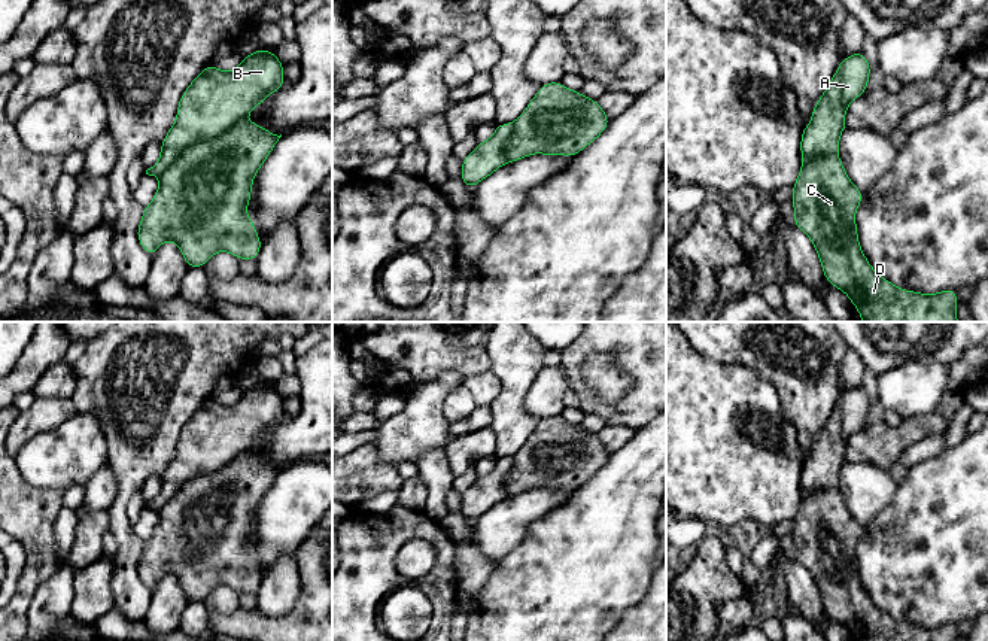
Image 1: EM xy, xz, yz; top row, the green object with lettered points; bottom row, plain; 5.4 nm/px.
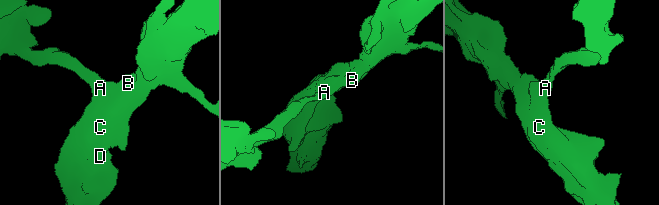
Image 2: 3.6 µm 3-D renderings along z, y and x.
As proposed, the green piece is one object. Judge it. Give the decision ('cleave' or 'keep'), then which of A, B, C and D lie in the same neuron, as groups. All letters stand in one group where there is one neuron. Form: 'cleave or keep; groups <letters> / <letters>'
cleave; groups A B / C D

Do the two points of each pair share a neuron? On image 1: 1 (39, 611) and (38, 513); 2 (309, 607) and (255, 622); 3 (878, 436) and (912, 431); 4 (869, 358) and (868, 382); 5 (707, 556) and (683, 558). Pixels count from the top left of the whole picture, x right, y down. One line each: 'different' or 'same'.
1: different
2: same
3: same
4: different
5: different

